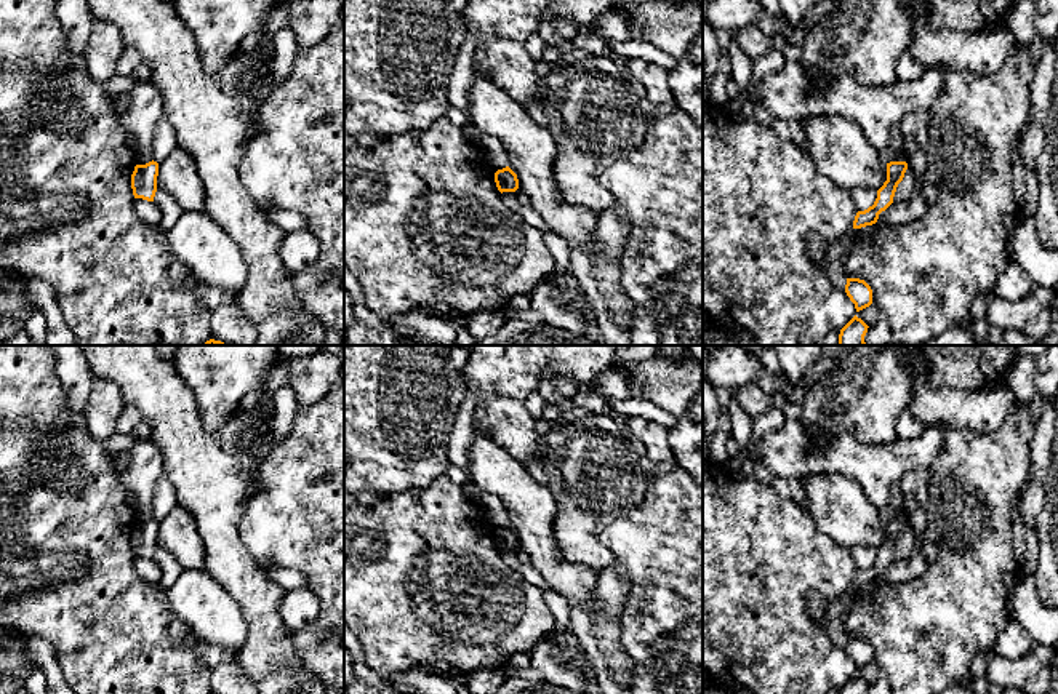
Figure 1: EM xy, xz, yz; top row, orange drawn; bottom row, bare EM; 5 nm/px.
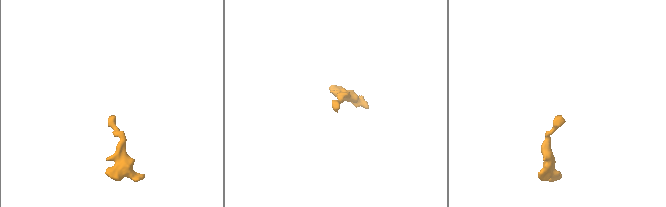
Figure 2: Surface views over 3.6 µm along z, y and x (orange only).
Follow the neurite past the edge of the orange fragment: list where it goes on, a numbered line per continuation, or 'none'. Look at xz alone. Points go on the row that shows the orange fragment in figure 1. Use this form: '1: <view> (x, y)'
none

